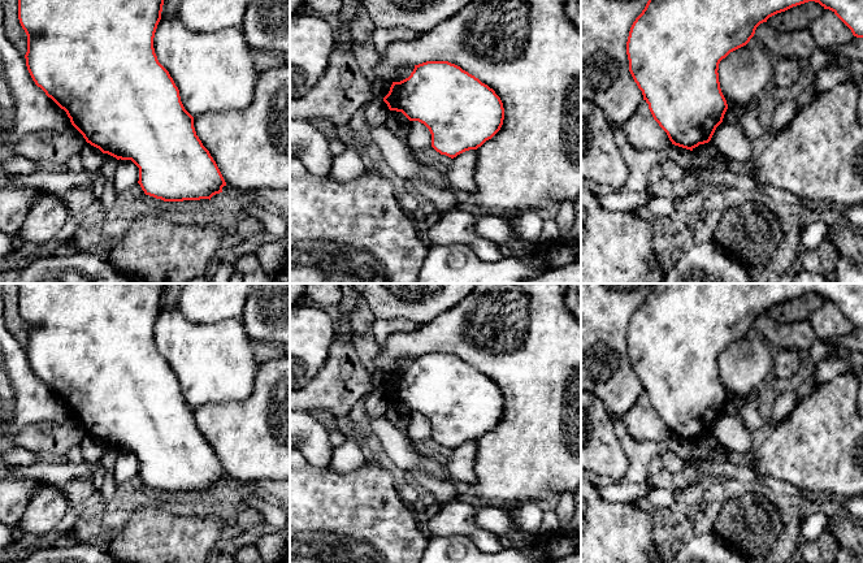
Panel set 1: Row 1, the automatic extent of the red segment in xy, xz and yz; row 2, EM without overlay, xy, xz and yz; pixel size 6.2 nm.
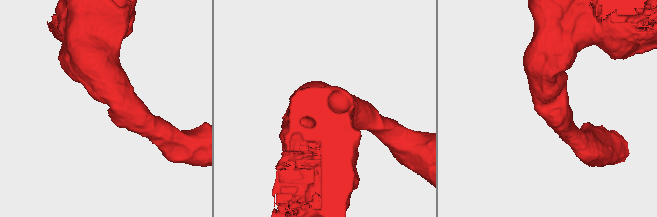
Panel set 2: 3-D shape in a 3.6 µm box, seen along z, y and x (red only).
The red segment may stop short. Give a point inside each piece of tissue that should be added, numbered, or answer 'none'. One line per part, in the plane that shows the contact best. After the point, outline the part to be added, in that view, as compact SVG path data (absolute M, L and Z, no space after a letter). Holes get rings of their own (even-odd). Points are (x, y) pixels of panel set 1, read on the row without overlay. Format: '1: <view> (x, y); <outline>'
none

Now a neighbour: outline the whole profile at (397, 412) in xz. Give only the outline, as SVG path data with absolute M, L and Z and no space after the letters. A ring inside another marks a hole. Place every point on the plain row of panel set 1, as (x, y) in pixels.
M390 402L386 412L386 417L403 433L407 434L408 425L411 421L411 412L396 402Z

